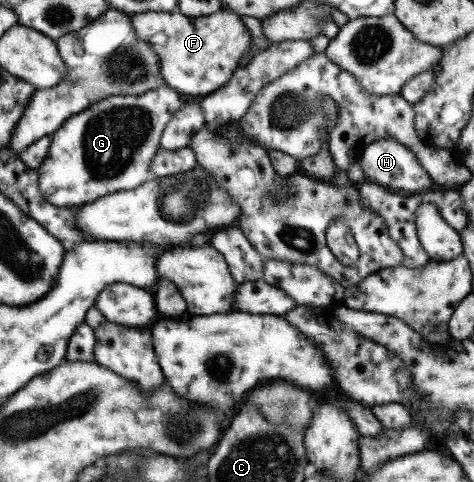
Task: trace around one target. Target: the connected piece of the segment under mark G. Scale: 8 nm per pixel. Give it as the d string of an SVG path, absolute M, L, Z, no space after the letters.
M164 85L138 96L111 96L75 114L51 136L48 154L39 172L39 190L49 205L77 207L106 194L131 190L154 175L151 161L160 148L160 139L168 121L192 96L177 93Z

